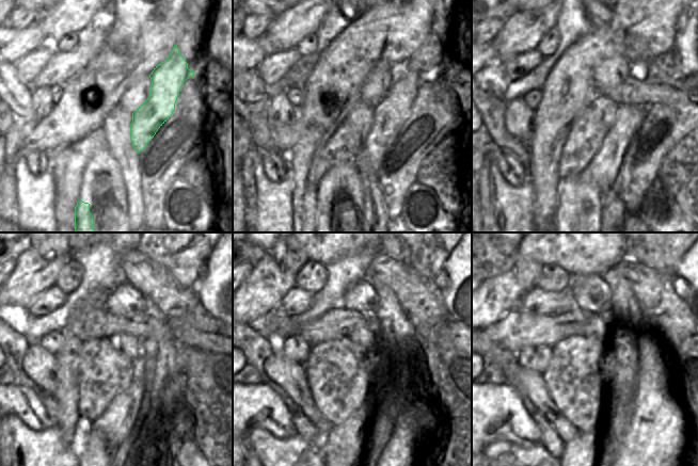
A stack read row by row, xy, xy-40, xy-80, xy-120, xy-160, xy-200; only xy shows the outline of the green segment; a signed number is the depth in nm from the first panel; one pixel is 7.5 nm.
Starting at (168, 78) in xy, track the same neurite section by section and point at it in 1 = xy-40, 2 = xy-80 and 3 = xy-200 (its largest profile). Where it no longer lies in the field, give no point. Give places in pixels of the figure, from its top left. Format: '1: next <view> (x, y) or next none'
1: next xy-40 (393, 110)
2: next xy-80 (602, 171)
3: next xy-200 (570, 449)

